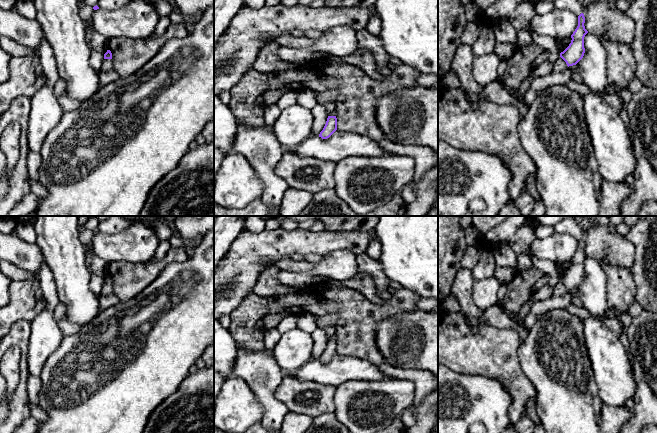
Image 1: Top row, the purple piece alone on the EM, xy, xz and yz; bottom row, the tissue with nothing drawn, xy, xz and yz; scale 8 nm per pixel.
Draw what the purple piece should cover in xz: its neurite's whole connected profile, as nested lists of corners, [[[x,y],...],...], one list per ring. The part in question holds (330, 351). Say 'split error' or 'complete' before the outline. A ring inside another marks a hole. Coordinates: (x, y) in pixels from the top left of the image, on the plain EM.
complete; [[[328,340],[323,354],[320,356],[319,361],[322,363],[329,362],[337,354],[336,340]]]

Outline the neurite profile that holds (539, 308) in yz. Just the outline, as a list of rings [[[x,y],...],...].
[[[567,291],[559,297],[551,297],[545,301],[533,303],[530,312],[541,316],[552,309],[566,309],[572,304],[571,294]]]

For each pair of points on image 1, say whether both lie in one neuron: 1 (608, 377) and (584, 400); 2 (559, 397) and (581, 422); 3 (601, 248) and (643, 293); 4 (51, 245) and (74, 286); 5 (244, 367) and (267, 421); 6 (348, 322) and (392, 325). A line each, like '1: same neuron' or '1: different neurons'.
1: different neurons
2: same neuron
3: different neurons
4: same neuron
5: same neuron
6: different neurons

